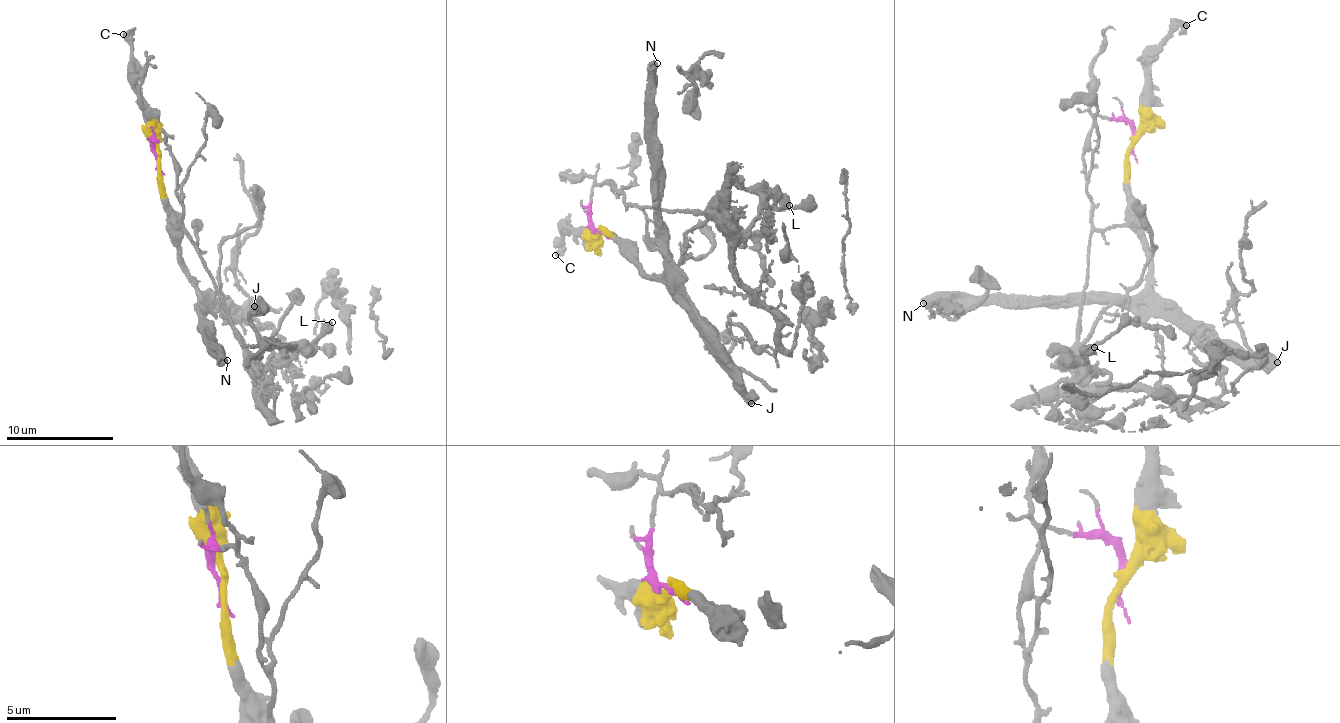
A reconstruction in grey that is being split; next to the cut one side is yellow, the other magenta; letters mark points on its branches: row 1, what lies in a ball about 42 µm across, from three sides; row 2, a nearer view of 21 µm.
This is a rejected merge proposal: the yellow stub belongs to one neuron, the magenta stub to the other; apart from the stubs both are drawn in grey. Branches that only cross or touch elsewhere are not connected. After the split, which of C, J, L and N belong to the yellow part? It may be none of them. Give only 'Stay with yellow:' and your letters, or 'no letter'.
Stay with yellow: C, J, N

